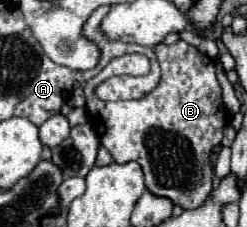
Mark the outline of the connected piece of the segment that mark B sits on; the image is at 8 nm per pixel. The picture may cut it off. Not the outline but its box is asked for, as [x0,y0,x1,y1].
[84,41,230,211]

